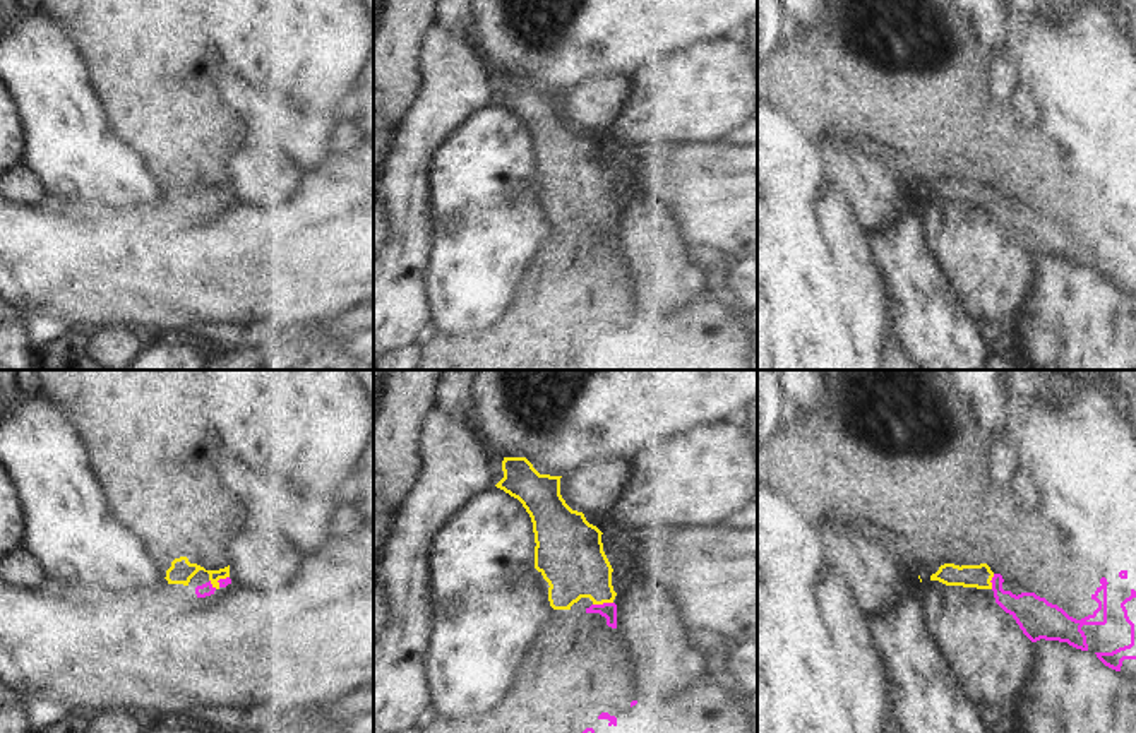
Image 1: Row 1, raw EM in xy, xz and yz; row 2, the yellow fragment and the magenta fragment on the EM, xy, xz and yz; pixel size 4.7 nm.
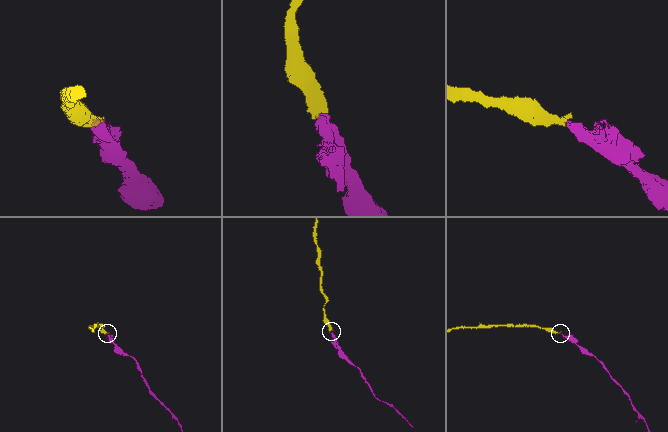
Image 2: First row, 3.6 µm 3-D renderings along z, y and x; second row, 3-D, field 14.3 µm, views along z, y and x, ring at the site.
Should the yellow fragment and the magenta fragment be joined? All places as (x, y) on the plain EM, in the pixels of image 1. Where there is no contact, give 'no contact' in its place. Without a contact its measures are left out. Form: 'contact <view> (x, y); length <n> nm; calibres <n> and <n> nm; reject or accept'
contact xz (602, 220); length 100 nm; calibres 300 and 80 nm; accept

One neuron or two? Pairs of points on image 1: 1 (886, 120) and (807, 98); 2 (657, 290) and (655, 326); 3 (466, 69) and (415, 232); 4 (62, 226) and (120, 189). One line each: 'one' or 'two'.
1: one
2: two
3: one
4: two

